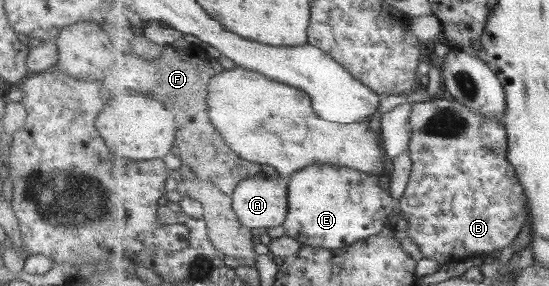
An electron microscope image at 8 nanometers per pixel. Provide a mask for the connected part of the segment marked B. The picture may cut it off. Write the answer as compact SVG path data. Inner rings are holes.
M451 98L451 101L437 99L436 101L414 103L409 123L412 138L408 152L411 154L414 167L412 168L410 184L408 184L405 194L400 199L400 210L402 211L402 217L406 218L409 224L408 236L418 245L424 257L433 259L441 263L441 265L445 263L460 263L460 261L464 261L472 256L485 256L489 253L492 255L492 251L495 249L502 249L506 245L511 245L519 236L524 225L529 221L531 207L525 187L518 181L517 169L509 160L509 135L507 134L504 121L484 117L477 111Z

